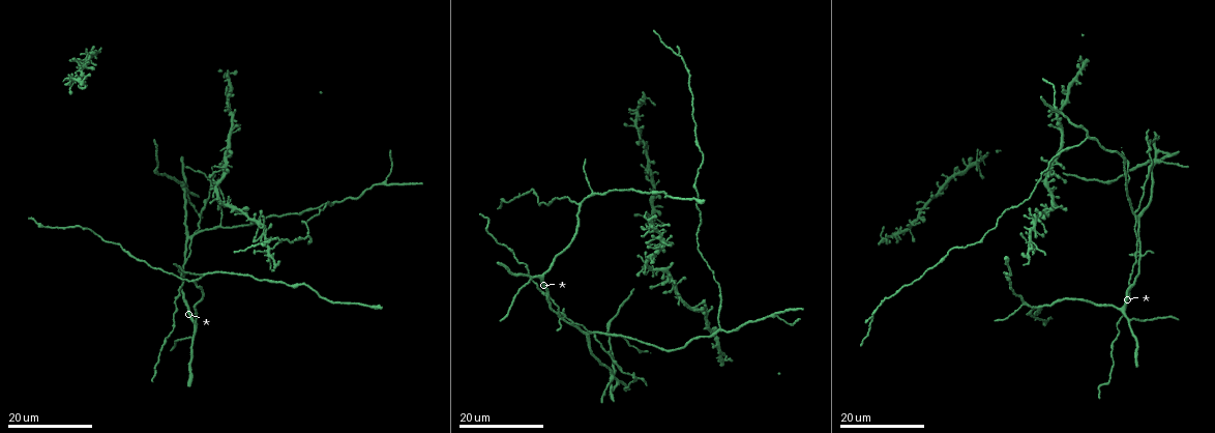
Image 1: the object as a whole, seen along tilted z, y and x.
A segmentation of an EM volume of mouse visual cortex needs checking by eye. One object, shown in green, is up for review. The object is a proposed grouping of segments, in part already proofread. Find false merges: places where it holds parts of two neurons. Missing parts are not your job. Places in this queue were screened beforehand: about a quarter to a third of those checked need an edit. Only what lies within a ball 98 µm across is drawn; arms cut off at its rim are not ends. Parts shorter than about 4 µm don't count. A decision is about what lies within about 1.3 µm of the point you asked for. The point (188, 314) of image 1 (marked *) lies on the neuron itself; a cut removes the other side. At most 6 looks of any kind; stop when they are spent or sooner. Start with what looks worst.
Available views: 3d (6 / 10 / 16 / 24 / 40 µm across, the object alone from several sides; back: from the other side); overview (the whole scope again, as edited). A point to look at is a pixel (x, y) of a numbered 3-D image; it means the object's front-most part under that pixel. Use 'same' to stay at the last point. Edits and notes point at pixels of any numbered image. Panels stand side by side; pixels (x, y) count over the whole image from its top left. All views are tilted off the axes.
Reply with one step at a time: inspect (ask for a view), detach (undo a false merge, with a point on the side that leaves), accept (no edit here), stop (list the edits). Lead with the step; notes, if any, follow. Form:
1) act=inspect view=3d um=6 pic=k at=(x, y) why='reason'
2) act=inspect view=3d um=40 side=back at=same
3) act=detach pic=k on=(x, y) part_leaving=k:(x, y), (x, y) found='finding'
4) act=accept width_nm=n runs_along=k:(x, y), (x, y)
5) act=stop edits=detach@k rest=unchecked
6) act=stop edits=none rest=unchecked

act=inspect view=3d um=16 pic=1 at=(531, 277) why='arms part here'

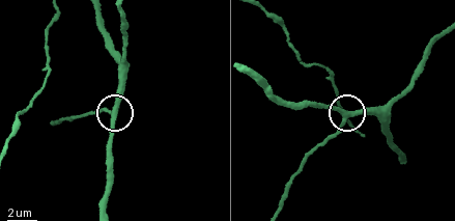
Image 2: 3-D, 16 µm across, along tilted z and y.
act=inspect view=3d um=6 pic=2 at=(346, 118)

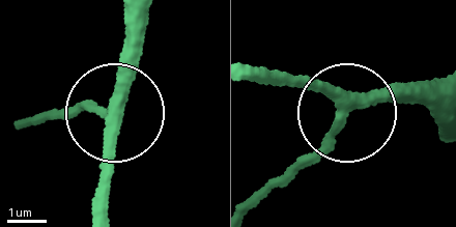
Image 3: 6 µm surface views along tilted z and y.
act=accept arms=3 runs_along=3:(126, 20), (106, 194) found='all the same neuron'

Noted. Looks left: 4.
act=inspect view=3d um=24 pic=1 at=(1134, 215) why='thin arm on a thick one'

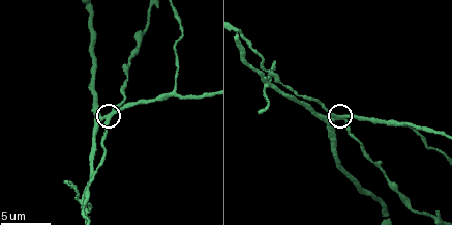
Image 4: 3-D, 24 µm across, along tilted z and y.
act=inspect view=3d um=6 pic=4 at=(346, 116)

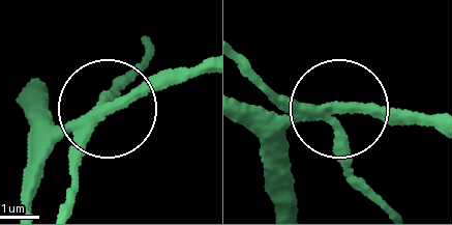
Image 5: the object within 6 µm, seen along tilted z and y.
act=detach pic=5 on=(344, 166) part_leaving=5:(317, 117), (243, 67) found='two neurons meet here'

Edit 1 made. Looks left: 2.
act=stop edits=detach@5 rest=unchecked

